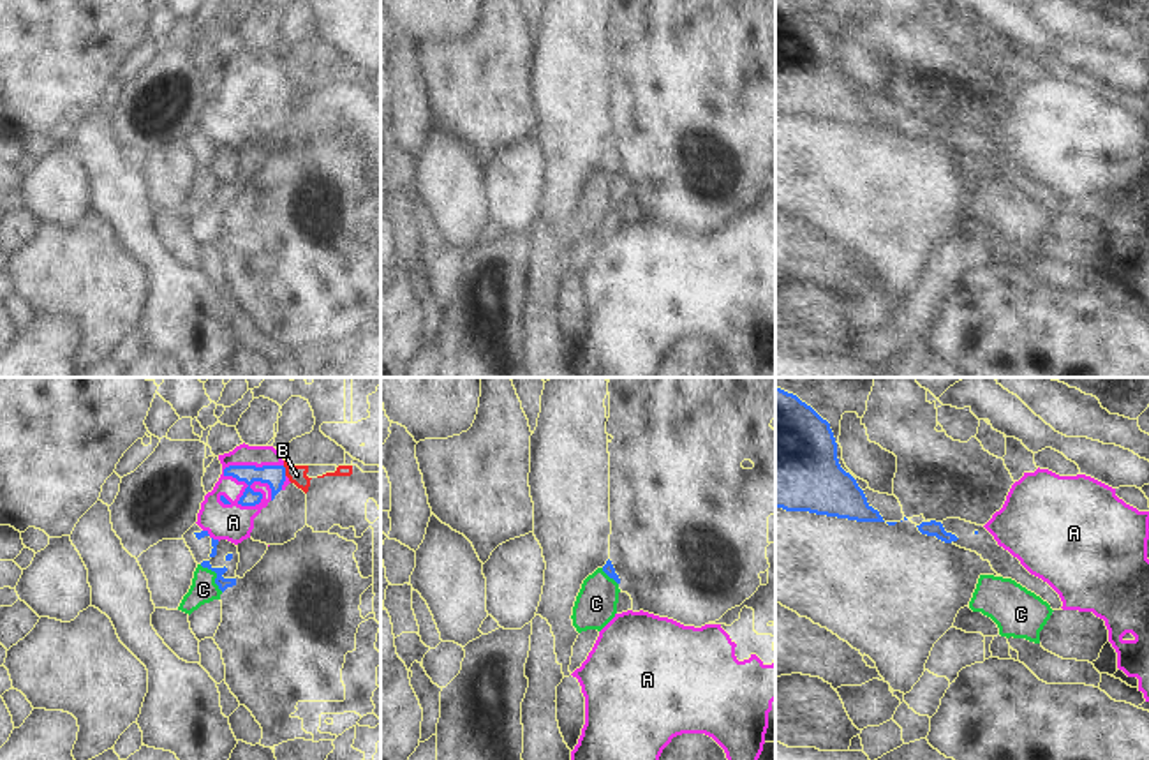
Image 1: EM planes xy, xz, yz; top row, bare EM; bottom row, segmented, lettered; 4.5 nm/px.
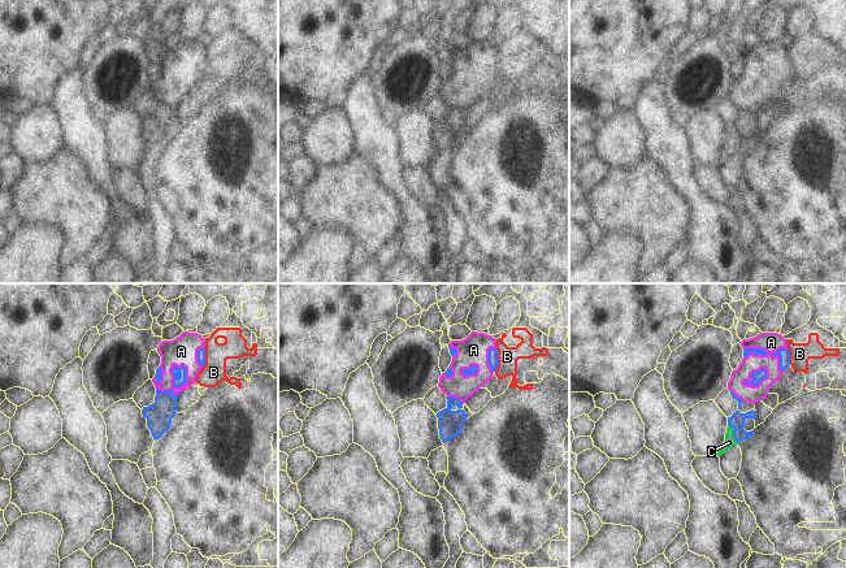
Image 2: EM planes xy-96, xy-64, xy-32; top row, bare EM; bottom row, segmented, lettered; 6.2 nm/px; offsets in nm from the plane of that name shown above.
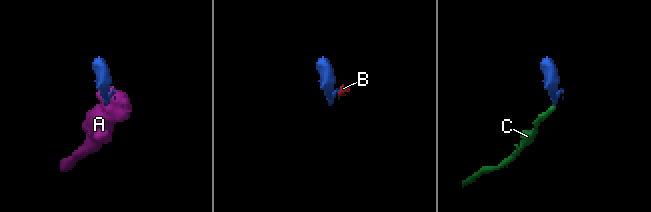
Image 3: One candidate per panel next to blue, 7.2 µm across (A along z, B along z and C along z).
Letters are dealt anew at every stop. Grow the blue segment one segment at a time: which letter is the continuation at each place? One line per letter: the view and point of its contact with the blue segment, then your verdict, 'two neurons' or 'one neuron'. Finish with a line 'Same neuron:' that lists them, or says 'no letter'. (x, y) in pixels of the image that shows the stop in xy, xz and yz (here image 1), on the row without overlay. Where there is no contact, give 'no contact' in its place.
A: xy (251, 71) | two neurons
B: xy (284, 76) | two neurons
C: xy (217, 180) | one neuron
Same neuron: C

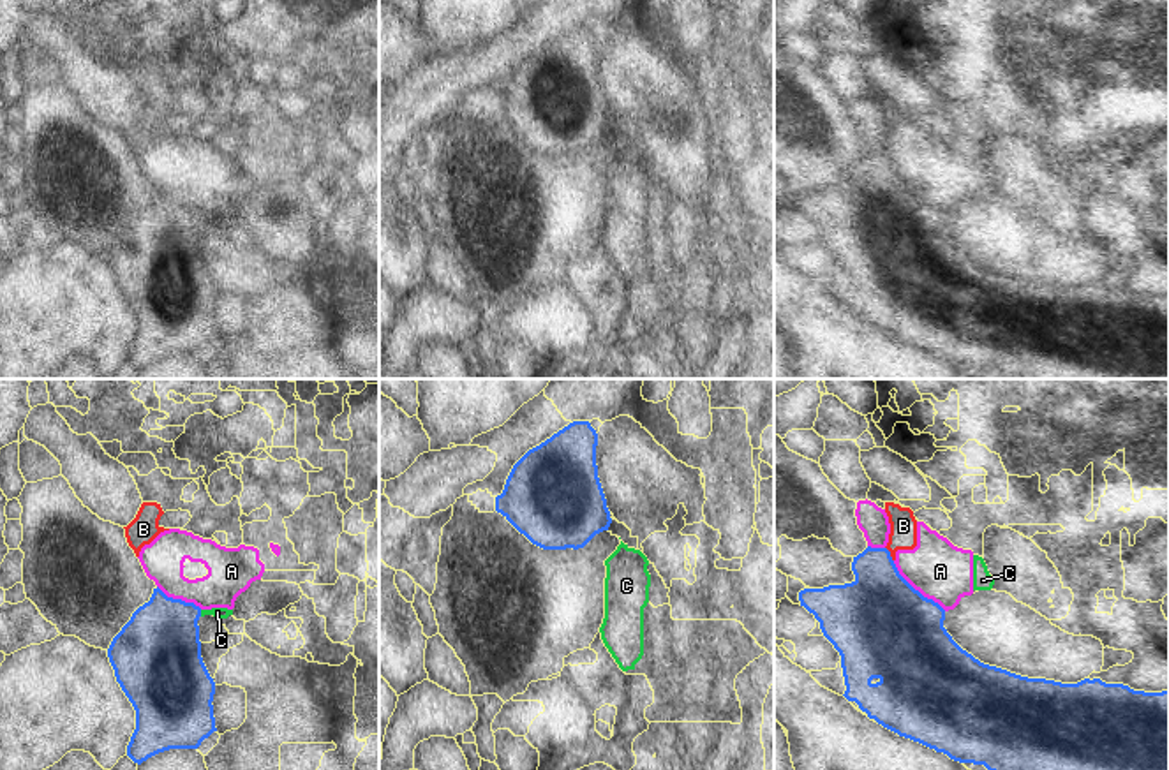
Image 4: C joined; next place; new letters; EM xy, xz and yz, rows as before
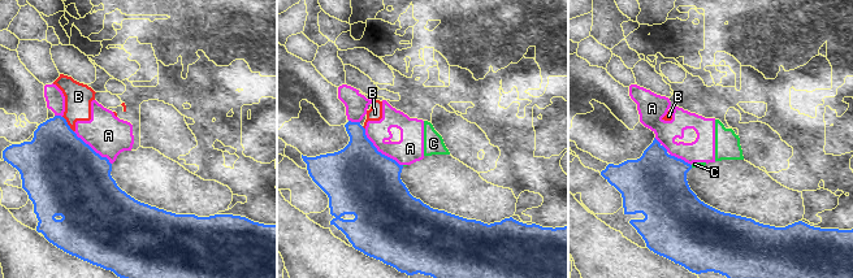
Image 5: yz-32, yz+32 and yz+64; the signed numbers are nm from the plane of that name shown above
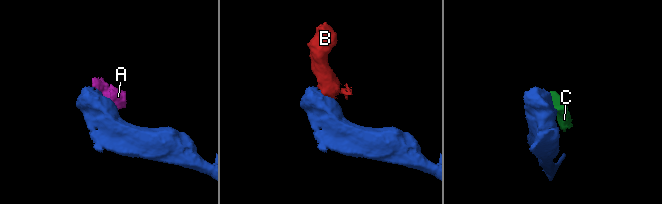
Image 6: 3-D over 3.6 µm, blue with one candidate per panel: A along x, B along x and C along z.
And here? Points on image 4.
A: yz (917, 196) | two neurons
B: yz (889, 159) | two neurons
C: xy (200, 219) | two neurons
Same neuron: no letter

